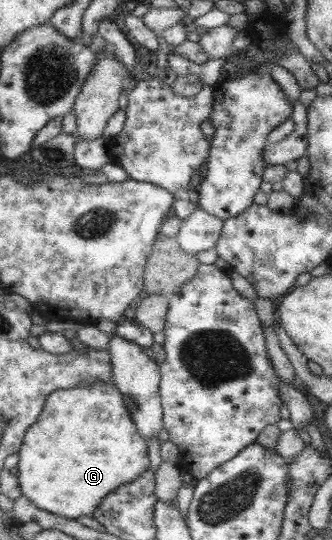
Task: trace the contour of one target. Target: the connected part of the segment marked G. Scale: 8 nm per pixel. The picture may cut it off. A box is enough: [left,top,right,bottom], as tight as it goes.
[17,381,149,520]

